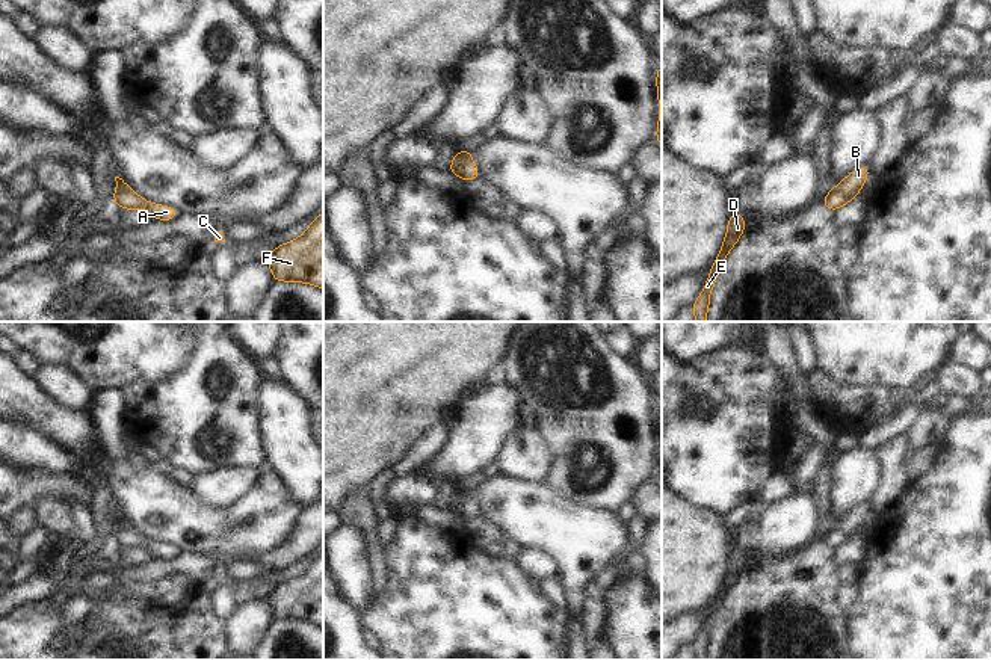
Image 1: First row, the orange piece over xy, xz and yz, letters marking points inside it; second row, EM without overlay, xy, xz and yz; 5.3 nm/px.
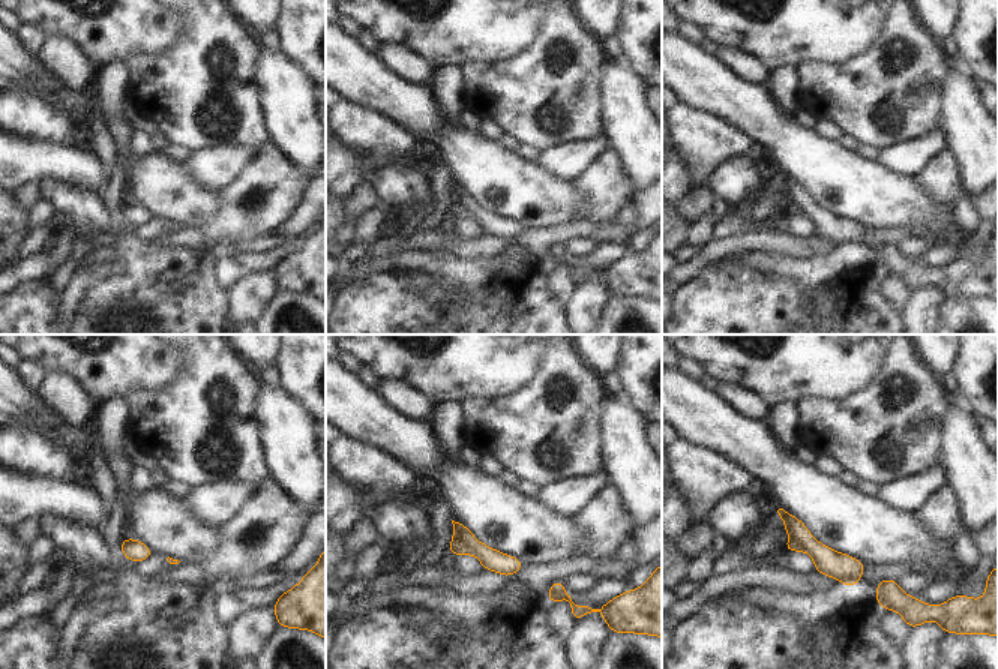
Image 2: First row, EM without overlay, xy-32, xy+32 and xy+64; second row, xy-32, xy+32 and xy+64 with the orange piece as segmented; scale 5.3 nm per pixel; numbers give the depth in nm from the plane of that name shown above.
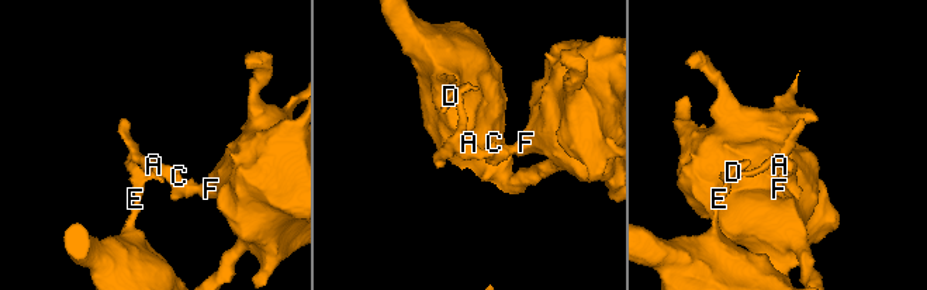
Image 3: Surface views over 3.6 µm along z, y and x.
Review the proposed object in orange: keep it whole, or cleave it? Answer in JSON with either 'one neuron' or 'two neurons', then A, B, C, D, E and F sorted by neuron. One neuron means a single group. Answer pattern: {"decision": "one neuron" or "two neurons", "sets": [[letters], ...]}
{"decision": "two neurons", "sets": [["A", "B", "C", "F"], ["D", "E"]]}

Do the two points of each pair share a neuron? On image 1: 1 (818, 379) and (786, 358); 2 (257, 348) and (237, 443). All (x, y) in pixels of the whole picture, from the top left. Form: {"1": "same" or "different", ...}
{"1": "different", "2": "different"}

